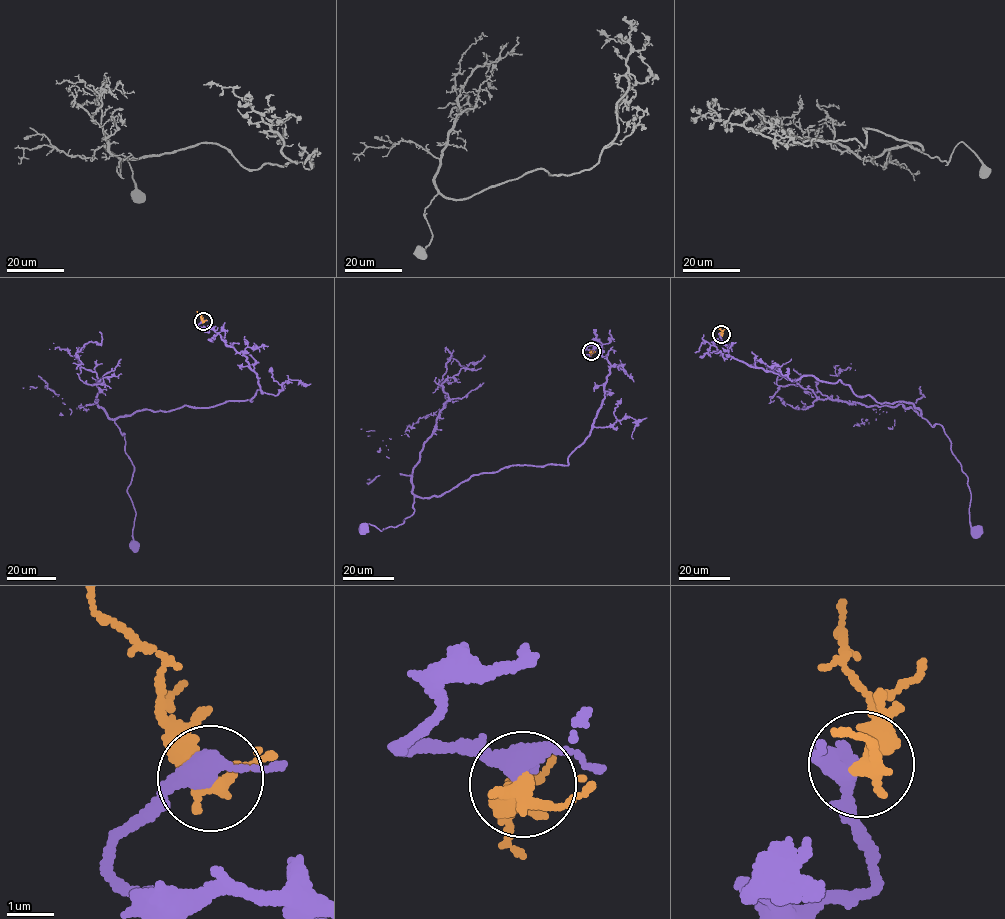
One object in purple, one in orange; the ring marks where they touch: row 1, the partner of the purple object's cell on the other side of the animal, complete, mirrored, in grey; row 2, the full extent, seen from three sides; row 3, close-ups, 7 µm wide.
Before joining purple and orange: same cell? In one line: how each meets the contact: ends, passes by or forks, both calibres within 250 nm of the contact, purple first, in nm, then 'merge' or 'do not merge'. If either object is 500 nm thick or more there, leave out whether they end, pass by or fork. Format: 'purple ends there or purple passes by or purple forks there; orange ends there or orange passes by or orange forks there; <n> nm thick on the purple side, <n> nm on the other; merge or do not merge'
purple passes by; orange passes by; 380 nm thick on the purple side, 360 nm on the other; do not merge

